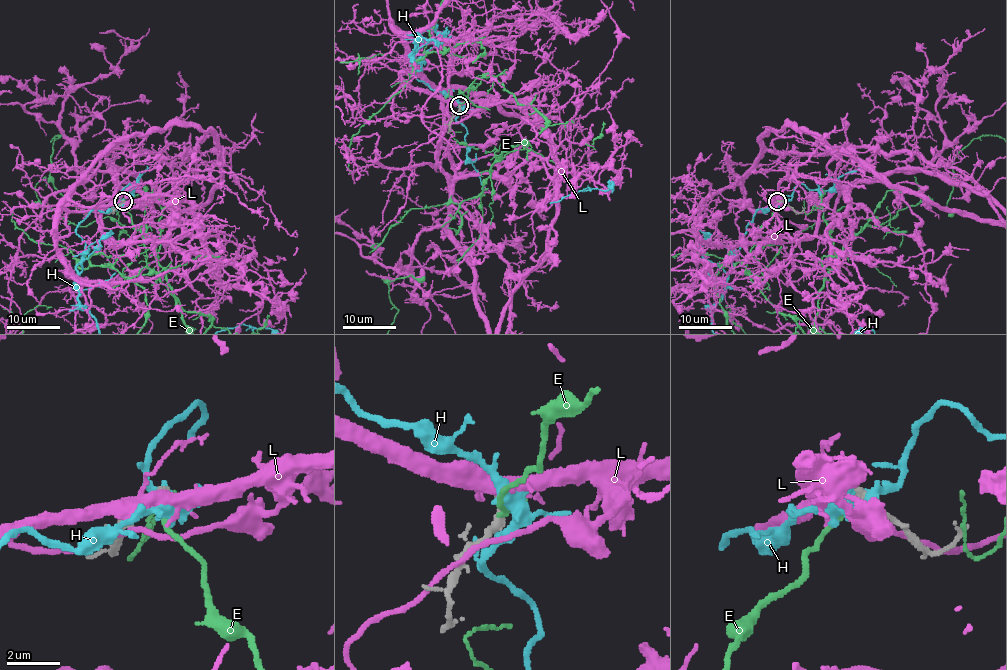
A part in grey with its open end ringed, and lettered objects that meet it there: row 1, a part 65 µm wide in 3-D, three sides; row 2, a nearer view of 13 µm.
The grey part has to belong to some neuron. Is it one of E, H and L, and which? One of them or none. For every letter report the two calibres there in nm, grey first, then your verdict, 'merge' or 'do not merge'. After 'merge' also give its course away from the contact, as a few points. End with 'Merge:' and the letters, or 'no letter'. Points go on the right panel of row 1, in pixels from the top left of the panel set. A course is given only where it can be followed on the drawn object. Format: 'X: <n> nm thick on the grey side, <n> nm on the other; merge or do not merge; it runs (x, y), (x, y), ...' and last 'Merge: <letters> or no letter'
E: 440 nm thick on the grey side, 300 nm on the other; do not merge
H: 400 nm thick on the grey side, 400 nm on the other; do not merge
L: 360 nm thick on the grey side, 400 nm on the other; merge
Merge: L

